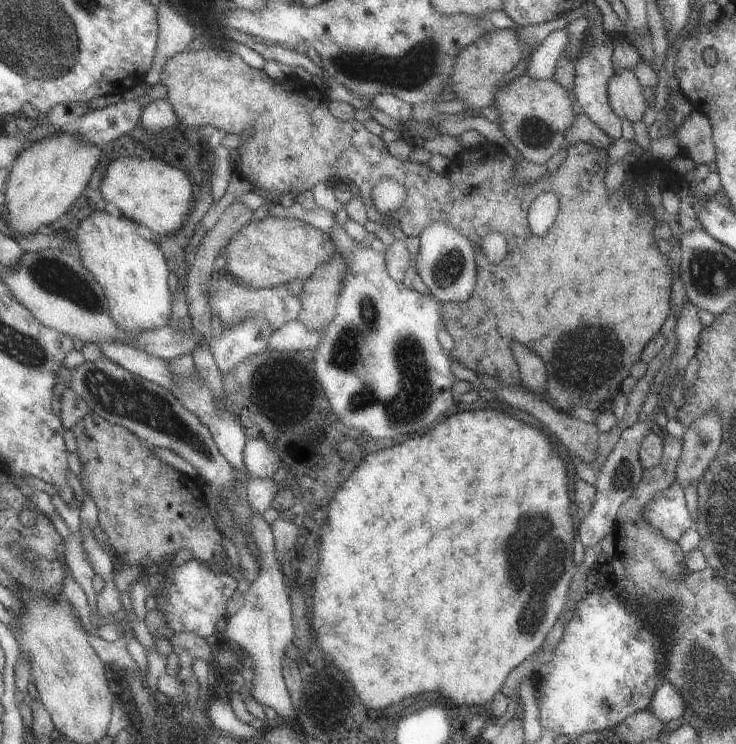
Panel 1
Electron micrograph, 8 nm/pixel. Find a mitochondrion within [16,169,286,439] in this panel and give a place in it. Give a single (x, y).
(58, 279)

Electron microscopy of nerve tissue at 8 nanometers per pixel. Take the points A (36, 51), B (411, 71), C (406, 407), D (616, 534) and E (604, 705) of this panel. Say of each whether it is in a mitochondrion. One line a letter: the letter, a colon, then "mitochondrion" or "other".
A: mitochondrion
B: mitochondrion
C: mitochondrion
D: other
E: mitochondrion

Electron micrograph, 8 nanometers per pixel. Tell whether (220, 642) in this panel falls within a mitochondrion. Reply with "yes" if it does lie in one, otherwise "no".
no

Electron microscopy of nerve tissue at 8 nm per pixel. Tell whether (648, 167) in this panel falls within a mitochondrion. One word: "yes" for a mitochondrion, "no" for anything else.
no

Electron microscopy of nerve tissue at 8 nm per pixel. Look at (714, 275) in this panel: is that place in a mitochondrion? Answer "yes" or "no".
yes

